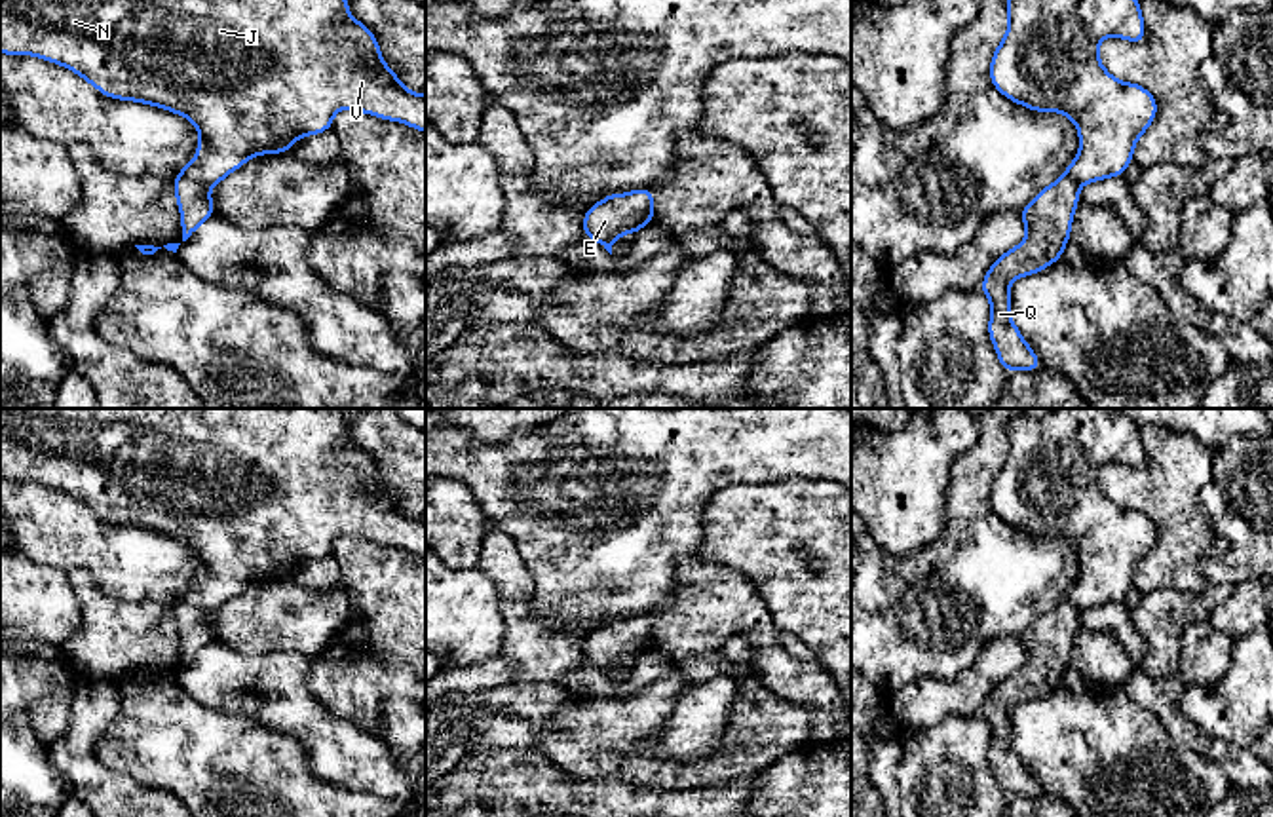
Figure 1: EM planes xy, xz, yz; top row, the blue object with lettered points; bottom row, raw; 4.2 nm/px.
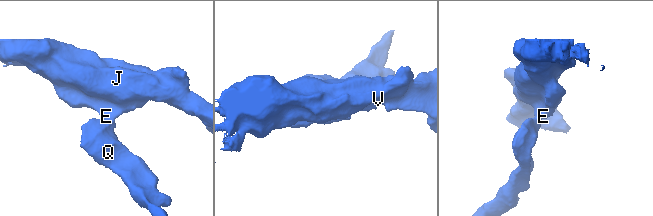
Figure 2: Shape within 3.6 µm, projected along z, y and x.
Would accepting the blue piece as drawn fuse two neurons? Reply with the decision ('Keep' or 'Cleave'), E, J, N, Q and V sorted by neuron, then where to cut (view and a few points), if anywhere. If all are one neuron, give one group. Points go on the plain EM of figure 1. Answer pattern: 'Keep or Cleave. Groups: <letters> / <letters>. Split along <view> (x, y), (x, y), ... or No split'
Cleave. Groups: E J N V / Q. Split along xy (177, 601), (187, 601), (208, 614)

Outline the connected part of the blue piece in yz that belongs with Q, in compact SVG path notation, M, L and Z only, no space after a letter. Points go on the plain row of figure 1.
M1066 598L1045 612L1020 636L1020 644L1026 650L1026 665L1003 678L982 705L980 716L992 732L988 760L1007 798L1043 792L1011 745L1009 709L1037 699L1062 684L1062 676L1070 667L1077 627L1079 610Z

